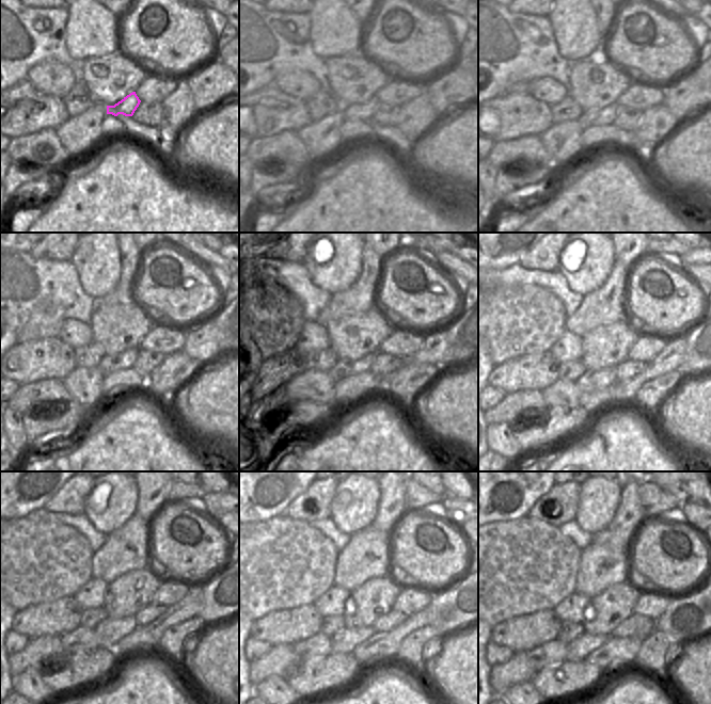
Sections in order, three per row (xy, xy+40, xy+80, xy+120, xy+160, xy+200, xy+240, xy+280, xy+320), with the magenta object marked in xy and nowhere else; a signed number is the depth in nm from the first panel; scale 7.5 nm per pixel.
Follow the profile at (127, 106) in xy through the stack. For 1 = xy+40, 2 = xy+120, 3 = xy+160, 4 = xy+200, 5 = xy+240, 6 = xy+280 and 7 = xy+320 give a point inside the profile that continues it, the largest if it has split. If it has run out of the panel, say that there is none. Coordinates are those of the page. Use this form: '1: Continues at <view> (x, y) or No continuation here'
1: Continues at xy+40 (364, 112)
2: Continues at xy+120 (123, 361)
3: Continues at xy+160 (347, 368)
4: Continues at xy+200 (603, 379)
5: Continues at xy+240 (110, 632)
6: Continues at xy+280 (344, 642)
7: Continues at xy+320 (579, 650).

